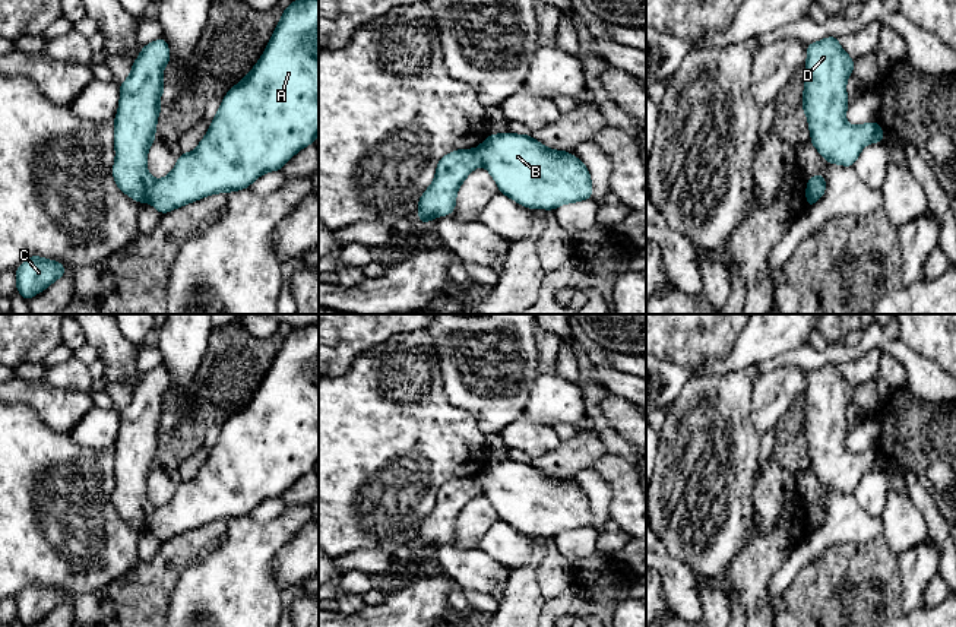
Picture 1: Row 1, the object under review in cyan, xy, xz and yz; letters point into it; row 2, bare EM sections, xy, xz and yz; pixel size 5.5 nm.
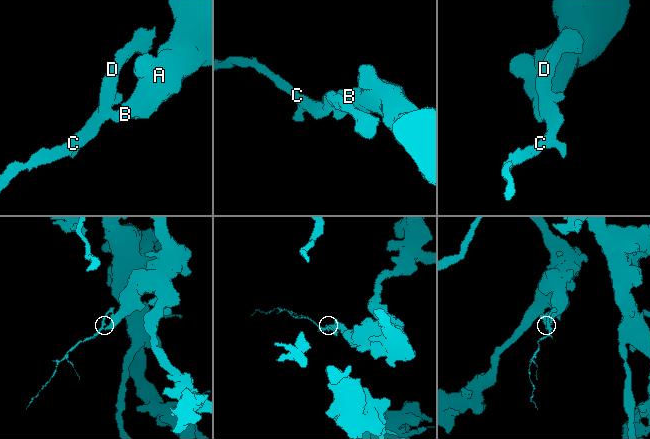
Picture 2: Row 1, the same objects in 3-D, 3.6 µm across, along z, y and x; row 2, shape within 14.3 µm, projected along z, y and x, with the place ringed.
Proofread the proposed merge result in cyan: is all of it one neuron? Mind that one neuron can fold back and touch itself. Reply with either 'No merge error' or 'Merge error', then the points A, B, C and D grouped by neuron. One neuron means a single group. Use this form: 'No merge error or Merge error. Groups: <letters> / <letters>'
Merge error. Groups: A B / C D

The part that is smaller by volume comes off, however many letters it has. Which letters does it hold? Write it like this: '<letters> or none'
C, D

